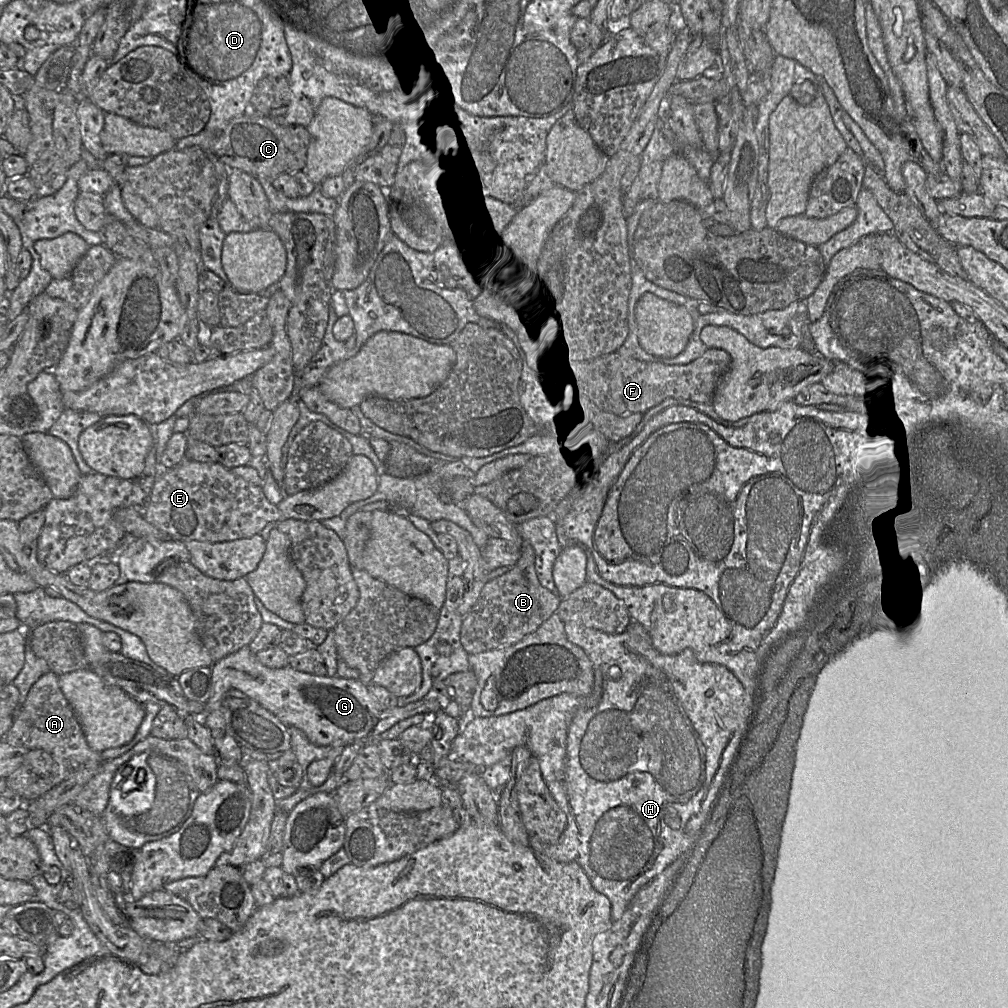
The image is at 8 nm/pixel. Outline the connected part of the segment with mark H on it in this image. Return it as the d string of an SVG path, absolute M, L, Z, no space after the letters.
M565 623L567 638L581 647L589 657L594 669L594 686L588 696L563 693L542 700L527 708L505 715L492 717L475 717L453 740L451 752L454 757L474 764L478 769L487 768L510 755L517 746L530 749L540 764L543 779L550 793L567 816L567 826L556 844L543 843L538 837L529 835L530 847L552 860L558 862L575 862L583 869L596 891L605 895L611 904L612 923L624 914L635 894L679 856L687 855L695 844L707 820L712 805L718 795L723 778L732 764L738 747L745 733L746 726L753 714L749 695L737 677L725 666L703 663L696 659L690 649L673 655L657 651L652 641L642 640L638 635L610 634L581 623Z

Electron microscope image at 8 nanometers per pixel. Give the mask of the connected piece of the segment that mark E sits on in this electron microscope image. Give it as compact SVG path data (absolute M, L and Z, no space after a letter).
M186 457L176 466L160 472L142 512L149 523L182 542L224 542L249 538L260 533L269 522L285 519L277 505L266 498L261 486L252 484L219 462L204 463Z

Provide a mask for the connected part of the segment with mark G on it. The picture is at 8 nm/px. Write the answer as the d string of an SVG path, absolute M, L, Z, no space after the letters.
M248 645L214 662L211 674L212 694L205 702L204 710L196 714L198 721L205 724L208 714L220 708L224 693L235 688L274 714L285 726L300 729L311 743L318 746L345 747L356 740L377 743L376 736L395 723L419 713L433 715L442 709L444 703L439 696L429 693L405 706L381 708L359 679L314 675L295 670L289 665L269 668L260 663Z

